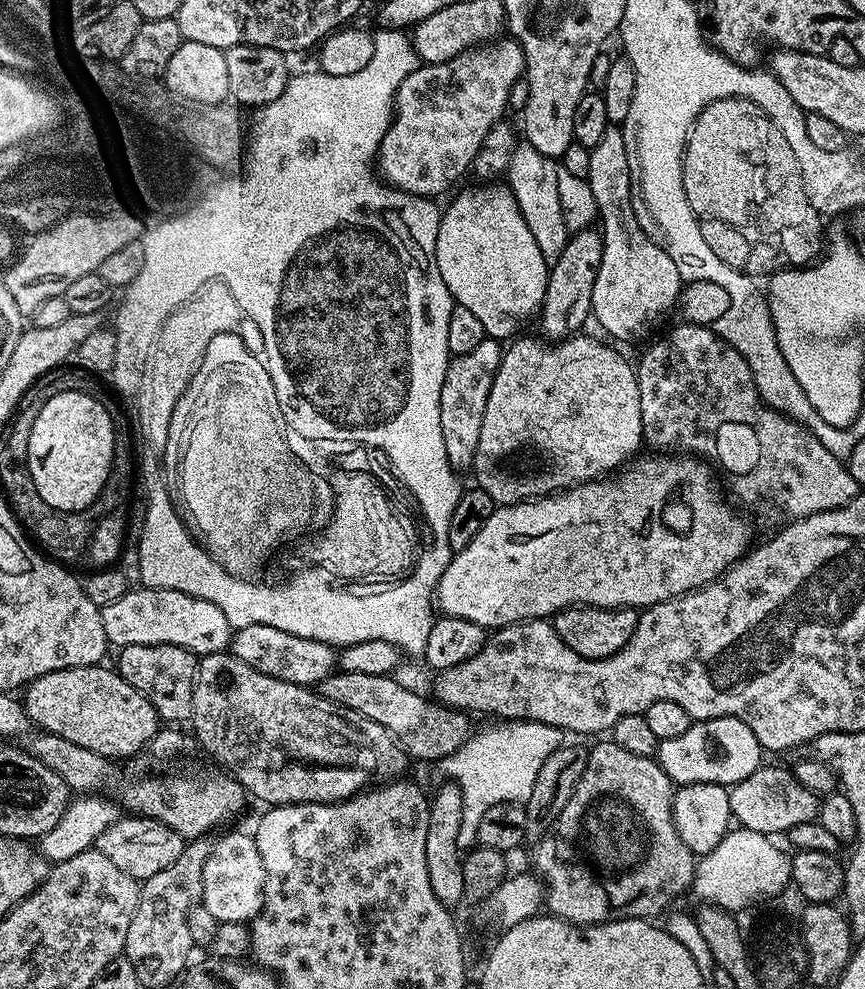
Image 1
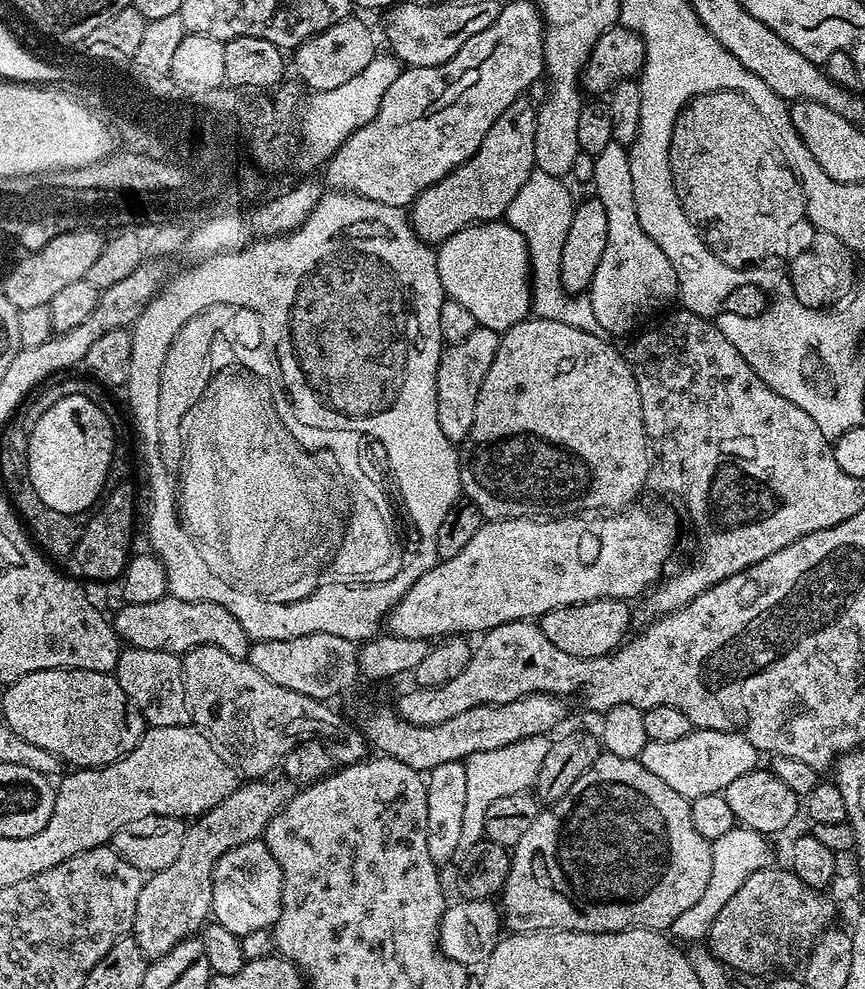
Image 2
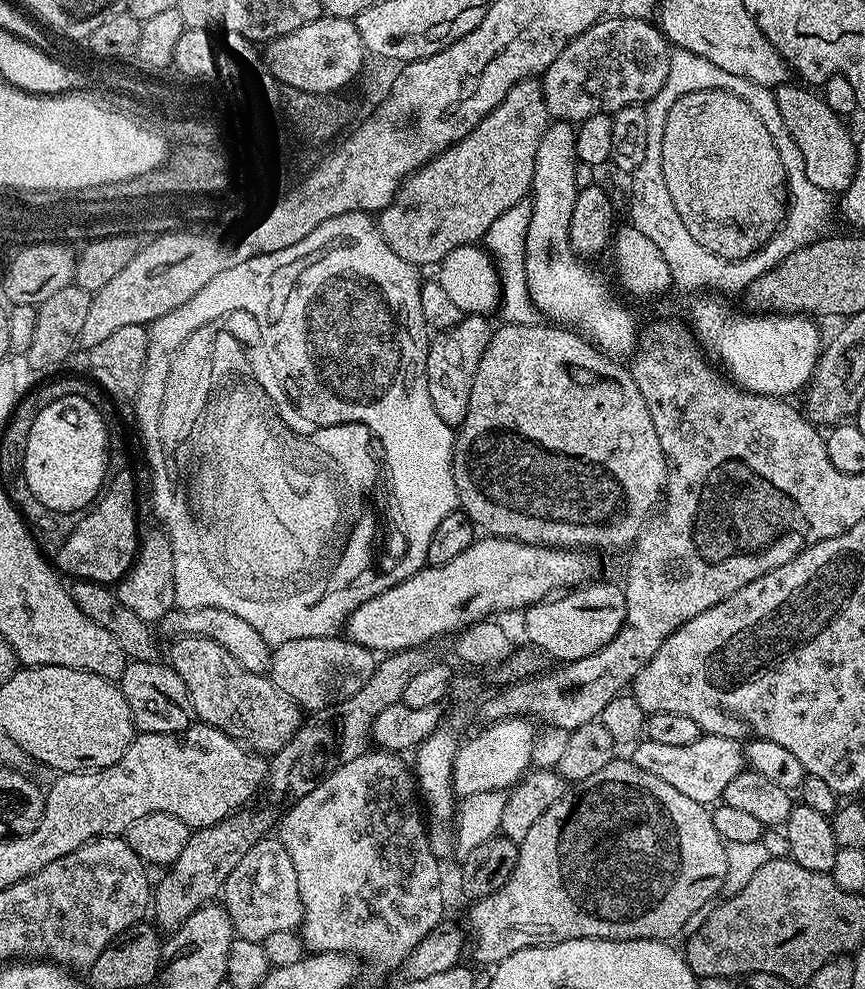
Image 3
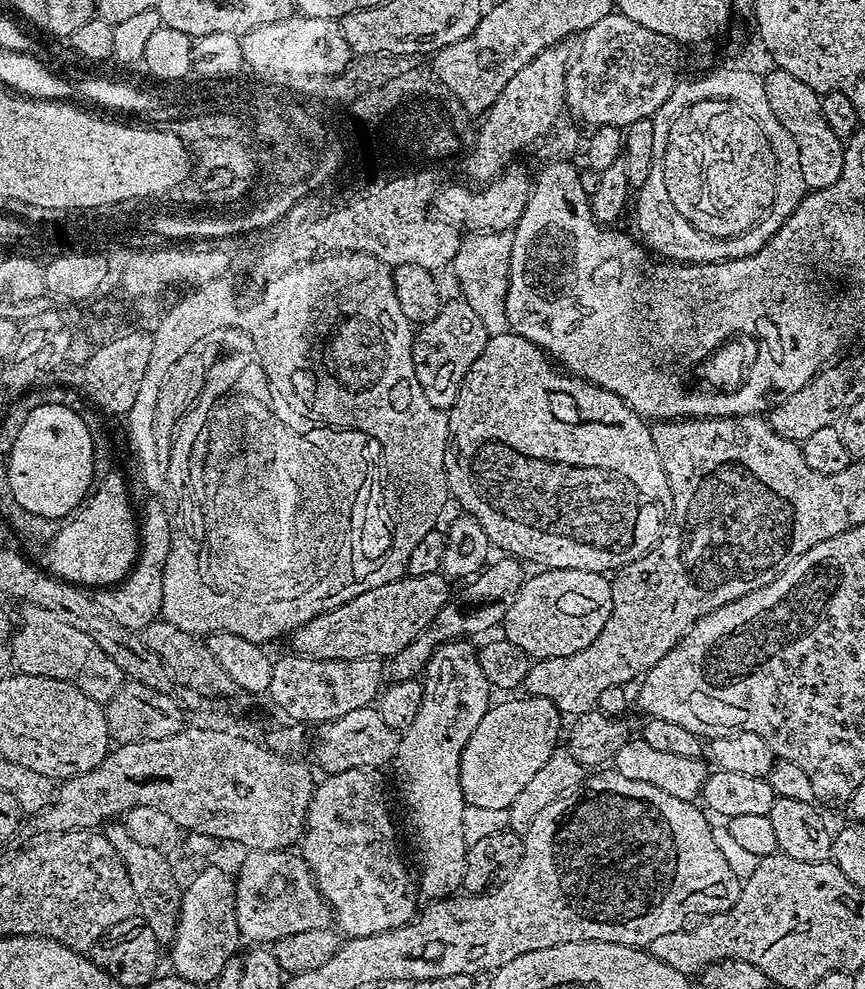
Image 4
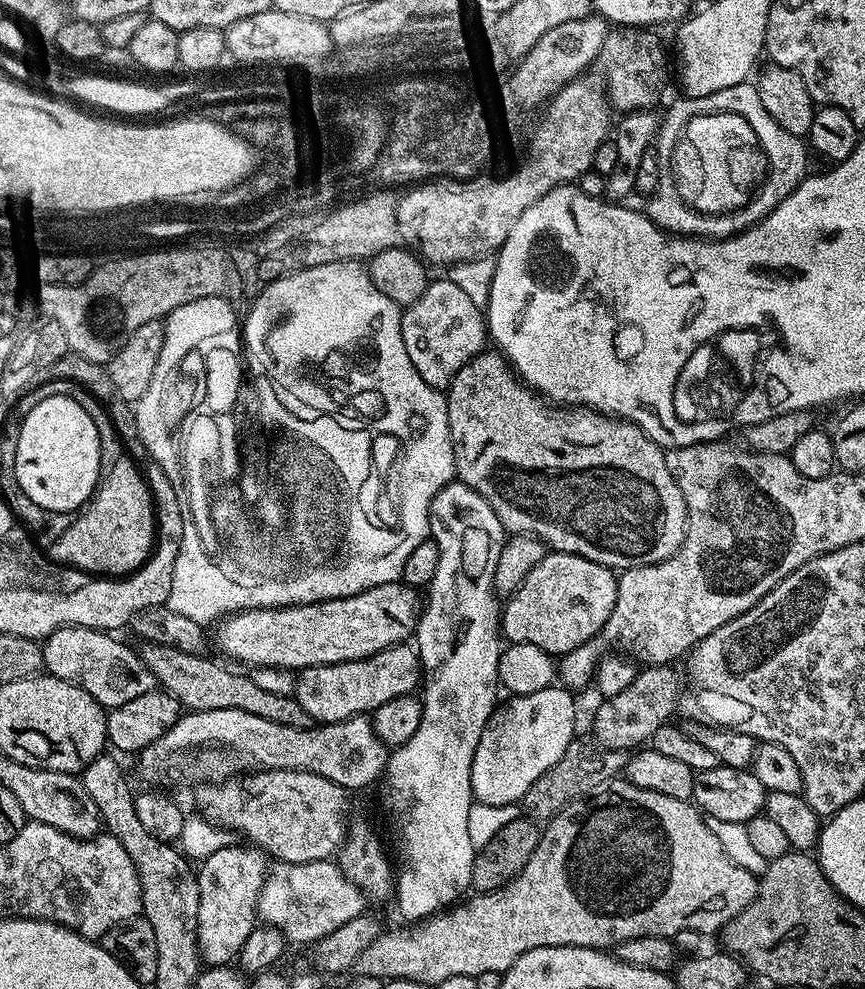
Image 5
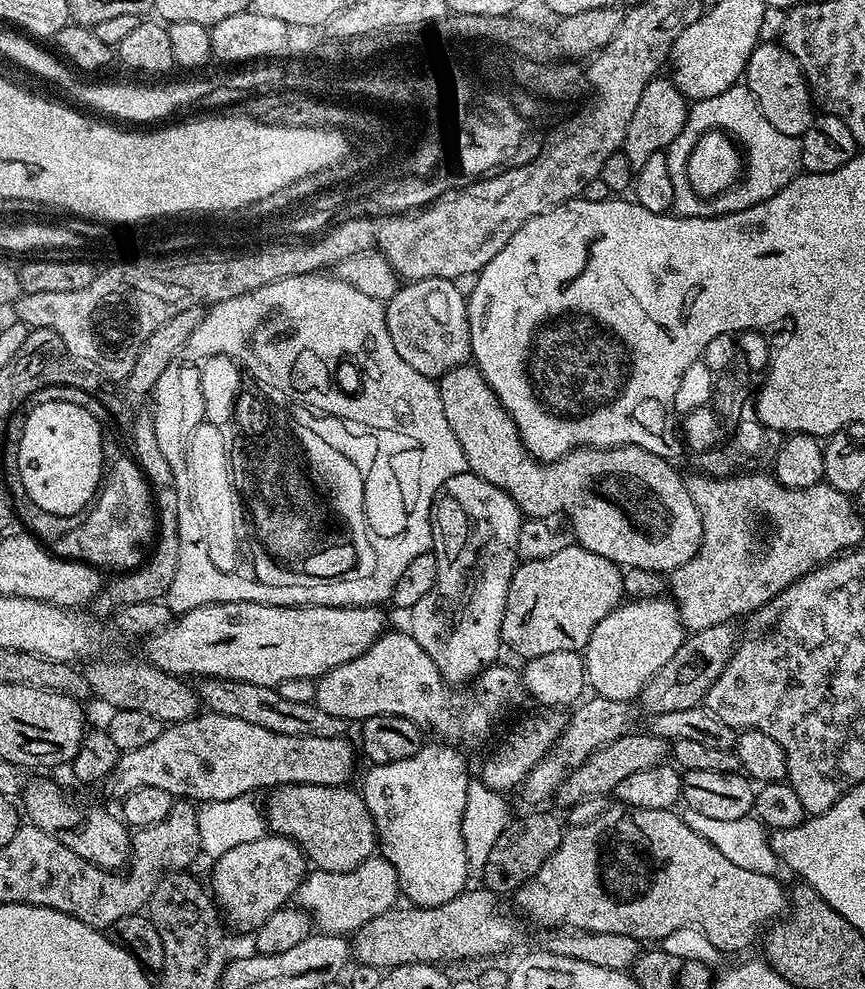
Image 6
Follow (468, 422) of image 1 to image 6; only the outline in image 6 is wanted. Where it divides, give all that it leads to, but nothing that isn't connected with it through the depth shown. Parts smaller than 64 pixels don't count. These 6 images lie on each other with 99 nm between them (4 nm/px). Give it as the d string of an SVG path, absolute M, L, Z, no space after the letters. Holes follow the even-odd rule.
M435 276L405 283L387 300L384 313L394 350L398 350L402 362L414 366L418 374L439 378L459 364L469 363L472 347L468 301L455 279Z

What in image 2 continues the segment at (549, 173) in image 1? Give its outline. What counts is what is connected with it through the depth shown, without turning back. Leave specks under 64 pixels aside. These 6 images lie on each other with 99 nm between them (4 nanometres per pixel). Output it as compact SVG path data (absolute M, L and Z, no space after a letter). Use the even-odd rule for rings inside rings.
M540 169L533 172L522 185L522 189L514 196L507 208L505 221L516 229L525 239L531 264L531 287L533 315L550 321L565 322L575 329L584 330L588 334L610 342L612 335L603 329L594 315L593 304L586 294L571 296L561 284L562 249L566 244L567 231L573 222L573 210L576 205L563 179L546 174Z

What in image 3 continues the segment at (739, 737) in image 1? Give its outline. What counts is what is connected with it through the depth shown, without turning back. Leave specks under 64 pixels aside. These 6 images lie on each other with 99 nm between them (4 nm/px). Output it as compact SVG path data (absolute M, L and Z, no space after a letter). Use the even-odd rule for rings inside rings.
M704 734L698 742L690 742L690 746L666 746L644 738L632 749L632 763L646 770L646 774L662 778L662 782L674 786L674 790L686 794L686 798L694 798L694 802L705 806L715 805L723 797L726 786L730 786L730 782L734 782L734 778L738 778L738 774L746 768L745 745L725 736Z

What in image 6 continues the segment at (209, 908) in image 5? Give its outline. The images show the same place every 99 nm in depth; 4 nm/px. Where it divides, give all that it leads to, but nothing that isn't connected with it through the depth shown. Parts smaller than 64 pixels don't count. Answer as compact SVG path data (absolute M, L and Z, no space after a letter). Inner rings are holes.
M266 834L262 838L258 838L254 842L242 842L242 846L234 846L230 850L226 850L226 854L215 857L214 863L216 864L212 868L212 888L210 884L210 892L214 897L214 904L217 909L219 907L224 911L224 916L233 924L236 928L248 928L248 930L255 930L262 922L266 922L266 918L270 918L270 914L274 914L279 908L285 907L289 903L290 898L295 897L296 888L300 885L301 880L306 875L306 857L303 852L300 851L300 847L292 840L286 839L284 836L277 836L275 834Z

